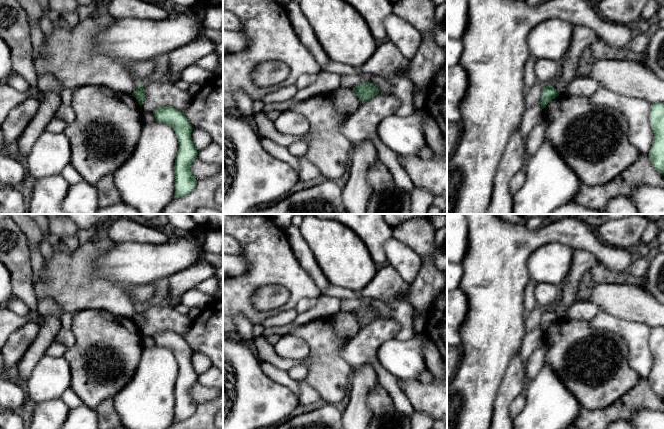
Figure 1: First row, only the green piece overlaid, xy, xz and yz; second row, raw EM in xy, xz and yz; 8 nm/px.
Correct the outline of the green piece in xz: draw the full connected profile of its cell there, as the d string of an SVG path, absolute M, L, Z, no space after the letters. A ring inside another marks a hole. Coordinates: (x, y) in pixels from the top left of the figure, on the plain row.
M370 306L360 308L353 314L361 325L367 325L379 317L379 314Z

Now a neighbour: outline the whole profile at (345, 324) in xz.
M339 311L331 316L330 321L337 335L346 343L350 342L357 335L362 326L355 315L350 312Z

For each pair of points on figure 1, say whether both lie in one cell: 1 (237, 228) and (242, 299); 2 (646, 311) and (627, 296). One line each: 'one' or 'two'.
1: one
2: one

